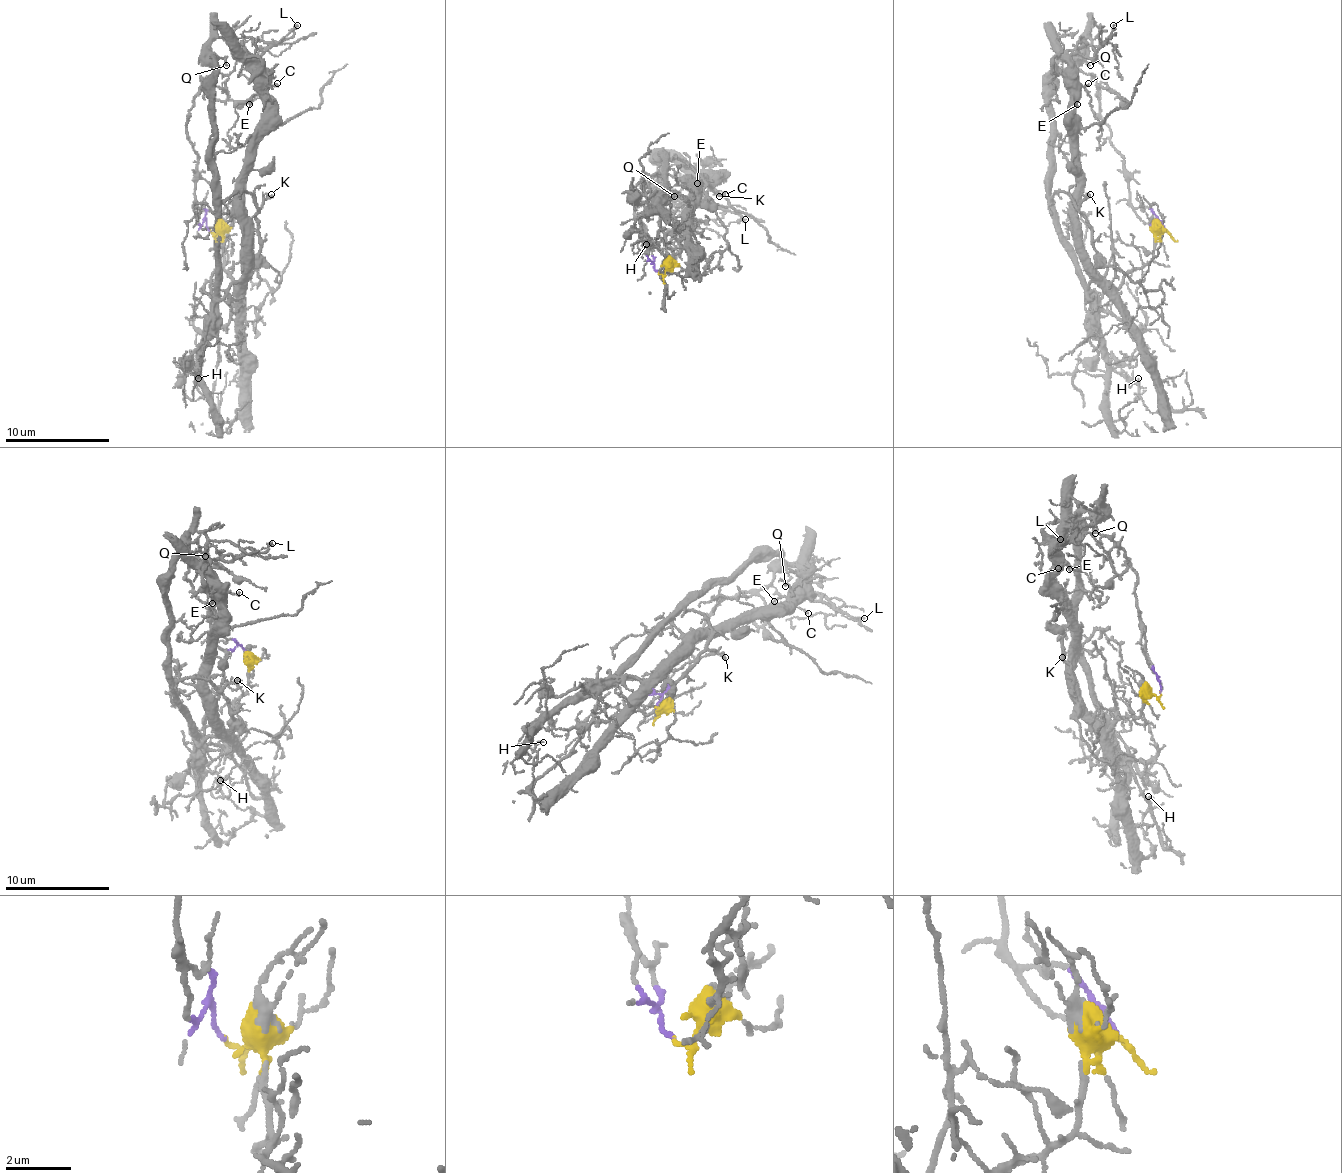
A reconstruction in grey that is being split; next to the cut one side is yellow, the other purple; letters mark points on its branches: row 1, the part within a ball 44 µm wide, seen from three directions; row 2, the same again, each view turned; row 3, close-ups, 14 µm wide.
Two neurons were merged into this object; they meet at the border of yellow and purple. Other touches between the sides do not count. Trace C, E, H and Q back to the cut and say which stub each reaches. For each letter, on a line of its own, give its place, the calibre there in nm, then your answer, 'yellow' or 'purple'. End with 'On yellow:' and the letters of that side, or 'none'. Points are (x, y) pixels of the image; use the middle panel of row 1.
C: at (725, 194); 130 nm thick; yellow
E: at (697, 183); 130 nm thick; yellow
H: at (646, 244); 130 nm thick; yellow
Q: at (674, 196); 130 nm thick; purple
On yellow: C, E, H

